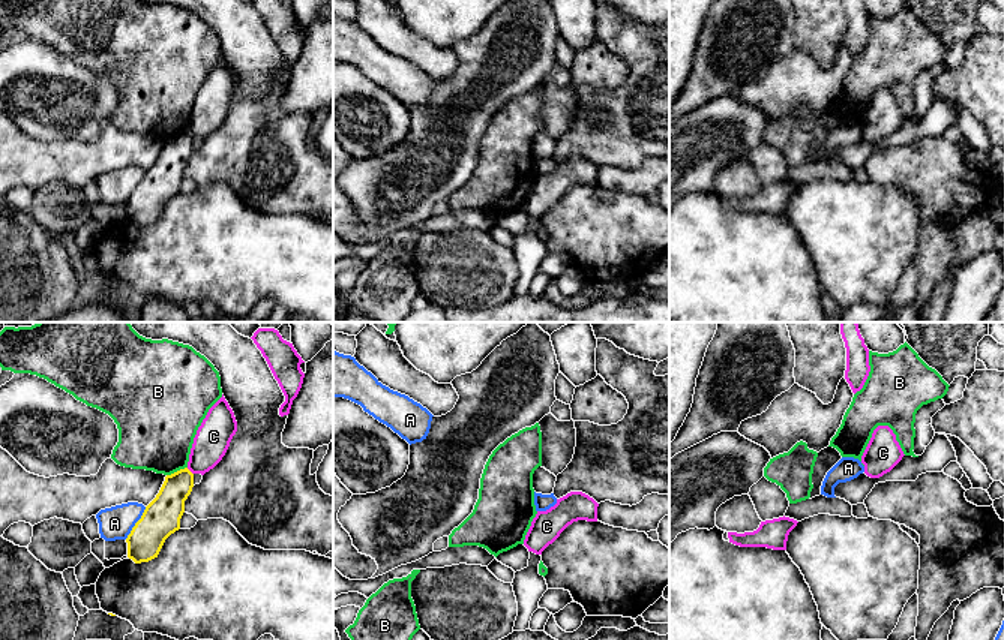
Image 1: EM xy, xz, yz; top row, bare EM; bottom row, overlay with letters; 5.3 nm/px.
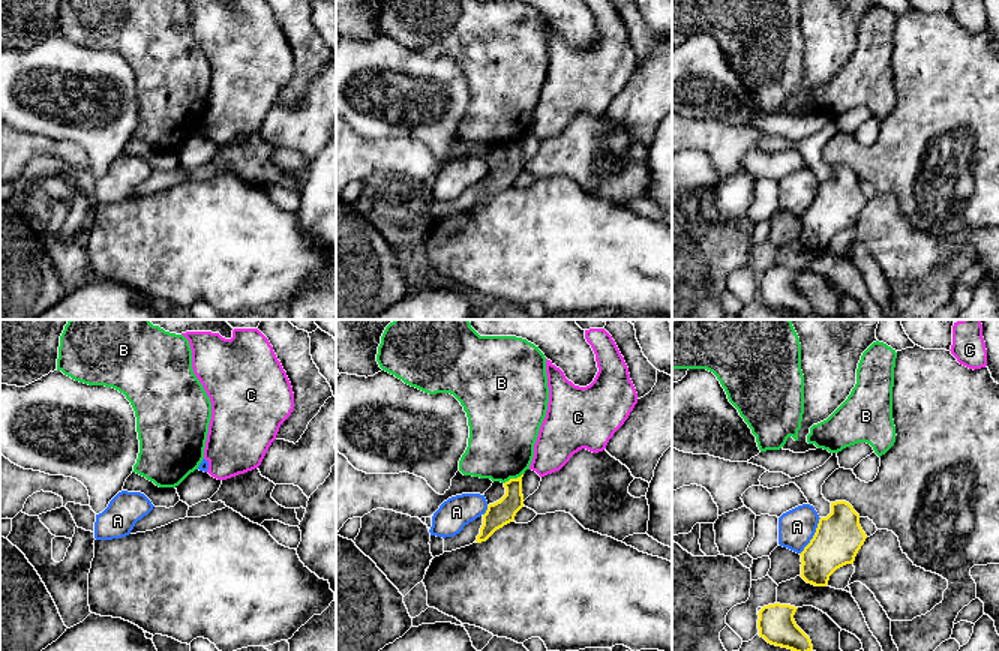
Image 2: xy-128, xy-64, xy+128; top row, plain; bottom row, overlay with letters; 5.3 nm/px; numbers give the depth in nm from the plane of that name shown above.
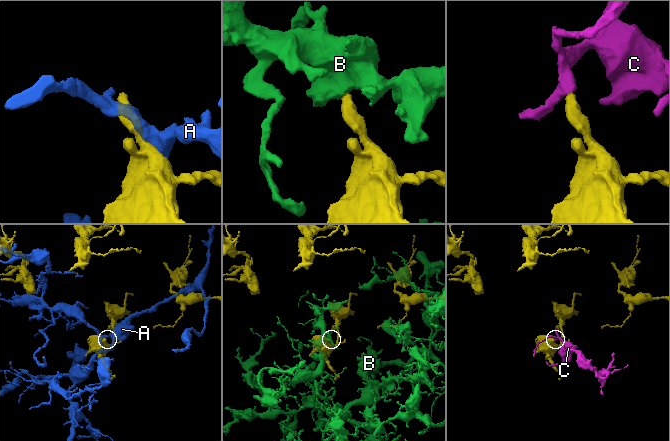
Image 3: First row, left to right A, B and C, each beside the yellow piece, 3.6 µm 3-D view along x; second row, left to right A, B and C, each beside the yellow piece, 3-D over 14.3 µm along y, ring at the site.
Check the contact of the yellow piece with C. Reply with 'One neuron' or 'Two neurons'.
Two neurons

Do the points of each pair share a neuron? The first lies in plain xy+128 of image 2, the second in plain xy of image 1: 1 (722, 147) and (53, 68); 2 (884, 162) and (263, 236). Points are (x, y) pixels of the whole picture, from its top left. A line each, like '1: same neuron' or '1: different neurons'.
1: different neurons
2: different neurons

